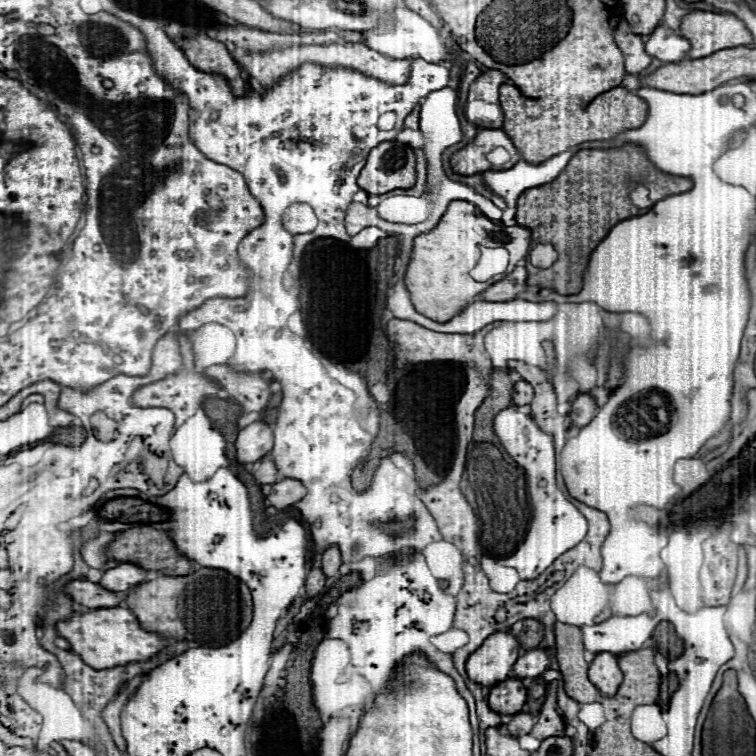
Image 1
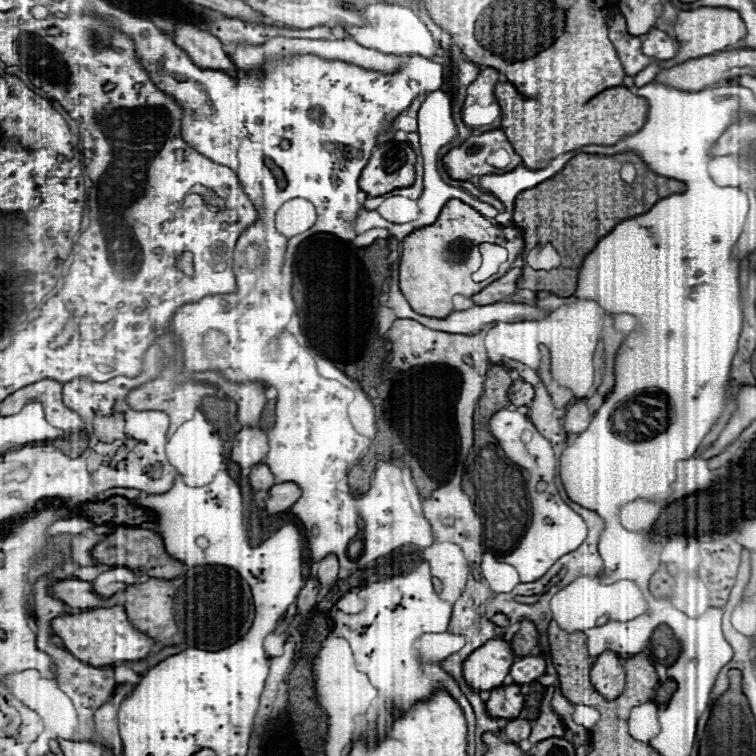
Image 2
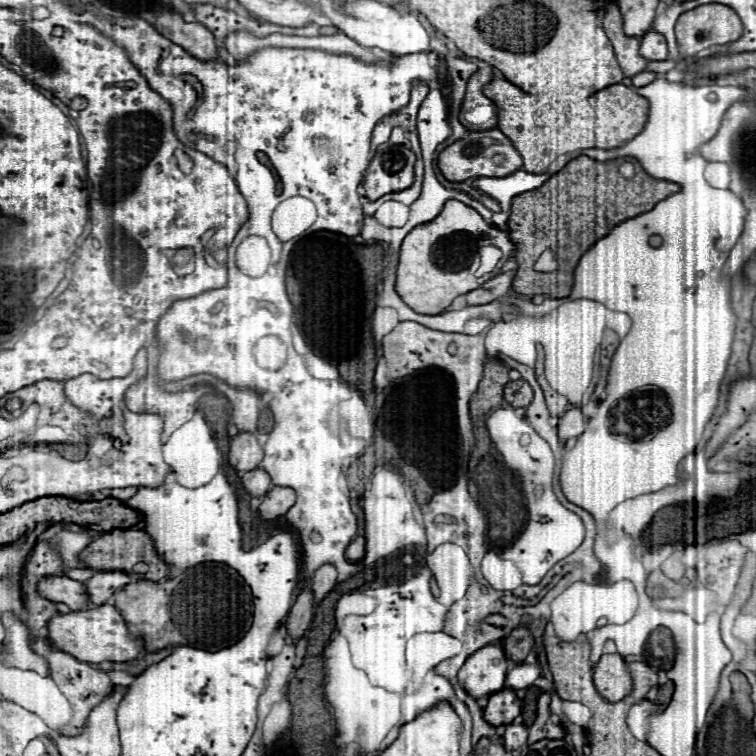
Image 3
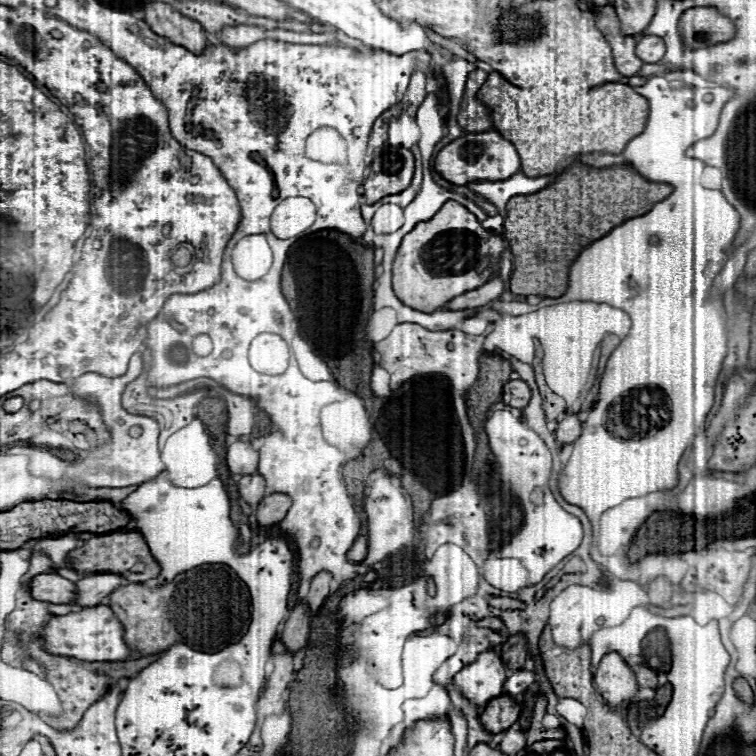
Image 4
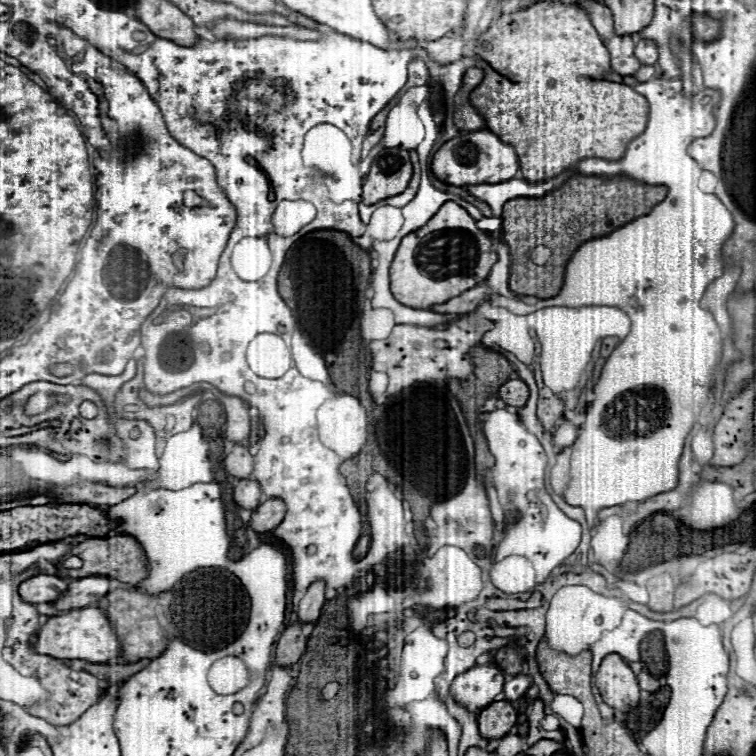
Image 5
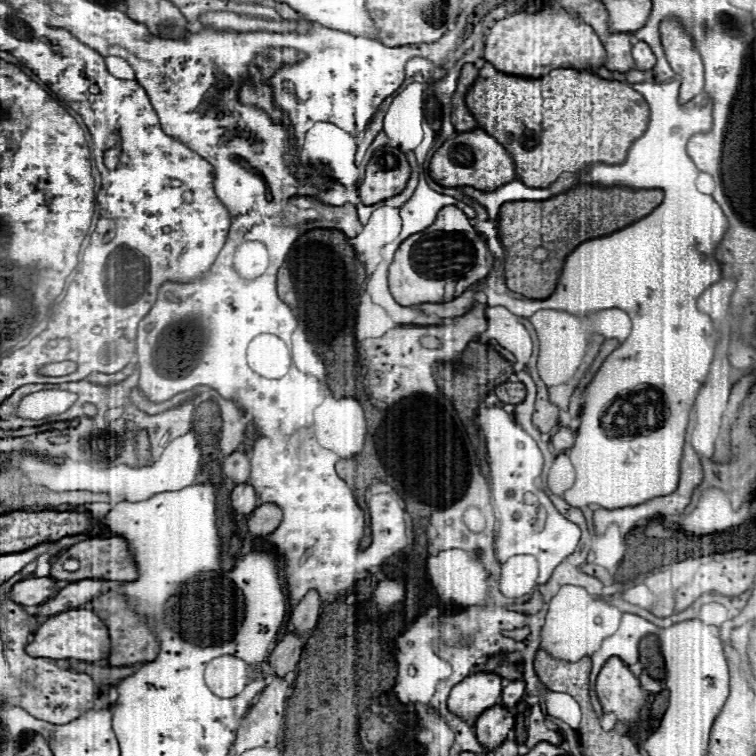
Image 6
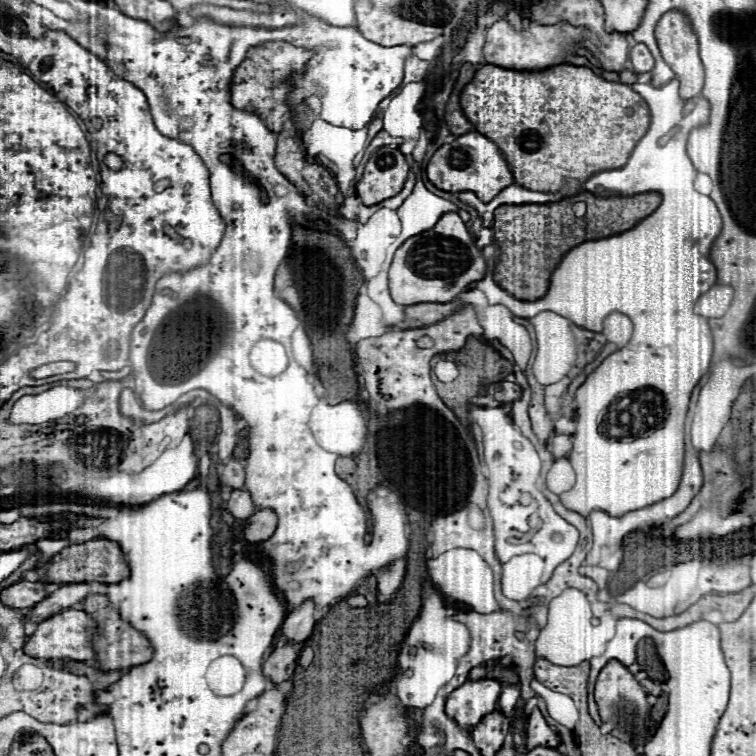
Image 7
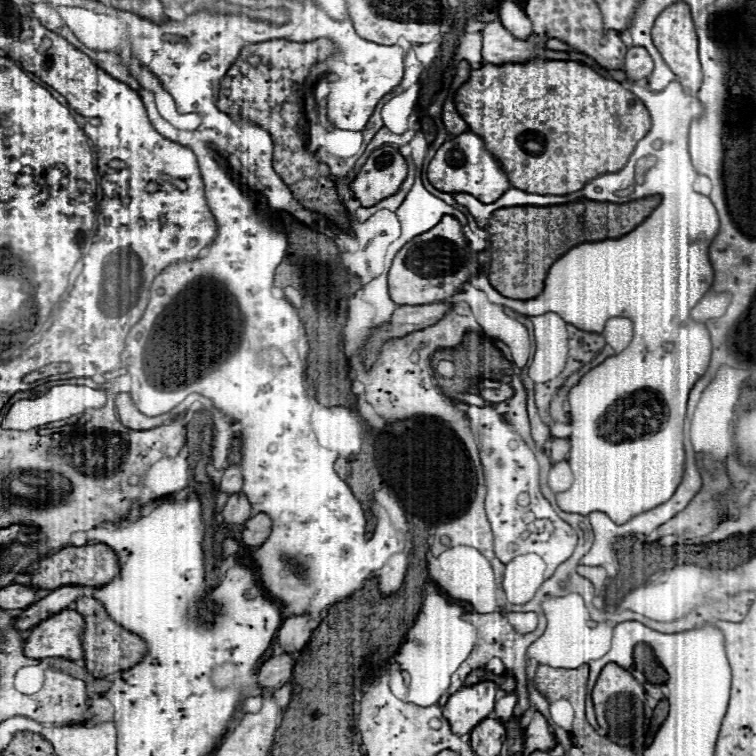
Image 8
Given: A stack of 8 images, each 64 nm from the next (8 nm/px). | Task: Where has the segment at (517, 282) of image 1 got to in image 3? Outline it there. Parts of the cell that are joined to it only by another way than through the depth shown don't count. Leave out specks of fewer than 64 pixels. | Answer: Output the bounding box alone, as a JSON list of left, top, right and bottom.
[466,270,516,306]

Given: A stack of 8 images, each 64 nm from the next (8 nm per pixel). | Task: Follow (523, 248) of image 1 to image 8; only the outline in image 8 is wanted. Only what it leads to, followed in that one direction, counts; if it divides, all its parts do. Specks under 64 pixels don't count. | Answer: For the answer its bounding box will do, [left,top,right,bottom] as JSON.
[388,216,482,306]

